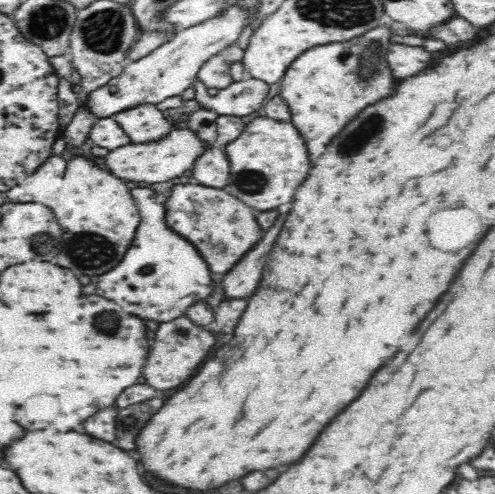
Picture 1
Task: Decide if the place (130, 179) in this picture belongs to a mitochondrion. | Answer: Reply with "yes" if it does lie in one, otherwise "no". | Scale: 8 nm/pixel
no

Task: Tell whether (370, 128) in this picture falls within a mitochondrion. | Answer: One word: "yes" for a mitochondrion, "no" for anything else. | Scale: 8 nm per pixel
yes

